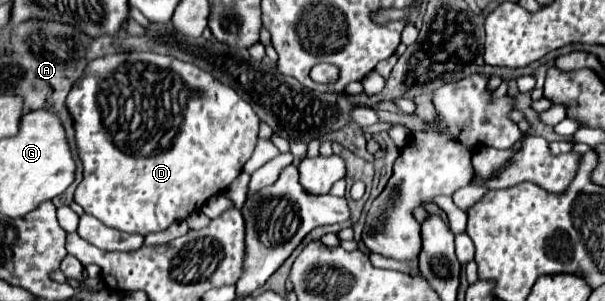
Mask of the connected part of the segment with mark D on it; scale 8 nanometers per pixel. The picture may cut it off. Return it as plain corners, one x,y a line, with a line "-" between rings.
129,52
129,54
115,54
107,58
107,64
103,60
97,60
91,64
91,68
85,72
79,82
71,88
67,100
67,110
73,118
73,130
75,130
75,144
77,144
77,154
83,162
83,180
75,190
75,202
91,216
99,218
105,226
121,230
121,232
137,232
137,234
149,234
149,232
159,232
165,230
171,222
175,220
185,220
191,212
199,210
211,196
221,194
227,190
227,186
241,174
243,164
247,158
253,154
253,148
257,144
257,130
259,130
259,118
251,110
251,104
243,102
231,86
219,82
211,72
201,70
199,66
193,66
191,62
181,62
177,58
171,58
167,54
155,54
155,52

